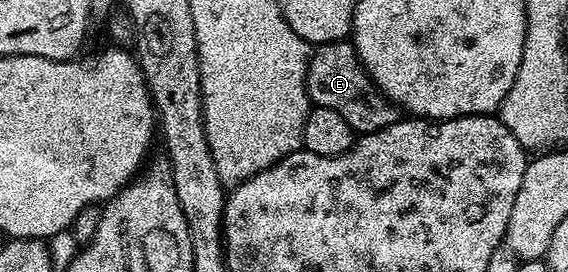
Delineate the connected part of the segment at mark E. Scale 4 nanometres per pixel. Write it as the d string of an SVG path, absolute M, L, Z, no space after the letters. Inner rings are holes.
M350 40L327 42L311 53L310 61L306 63L306 91L314 106L340 112L340 116L348 120L348 124L358 136L388 128L388 124L399 121L400 118L399 107L371 80L370 73L362 67L362 62L354 50L354 43Z

